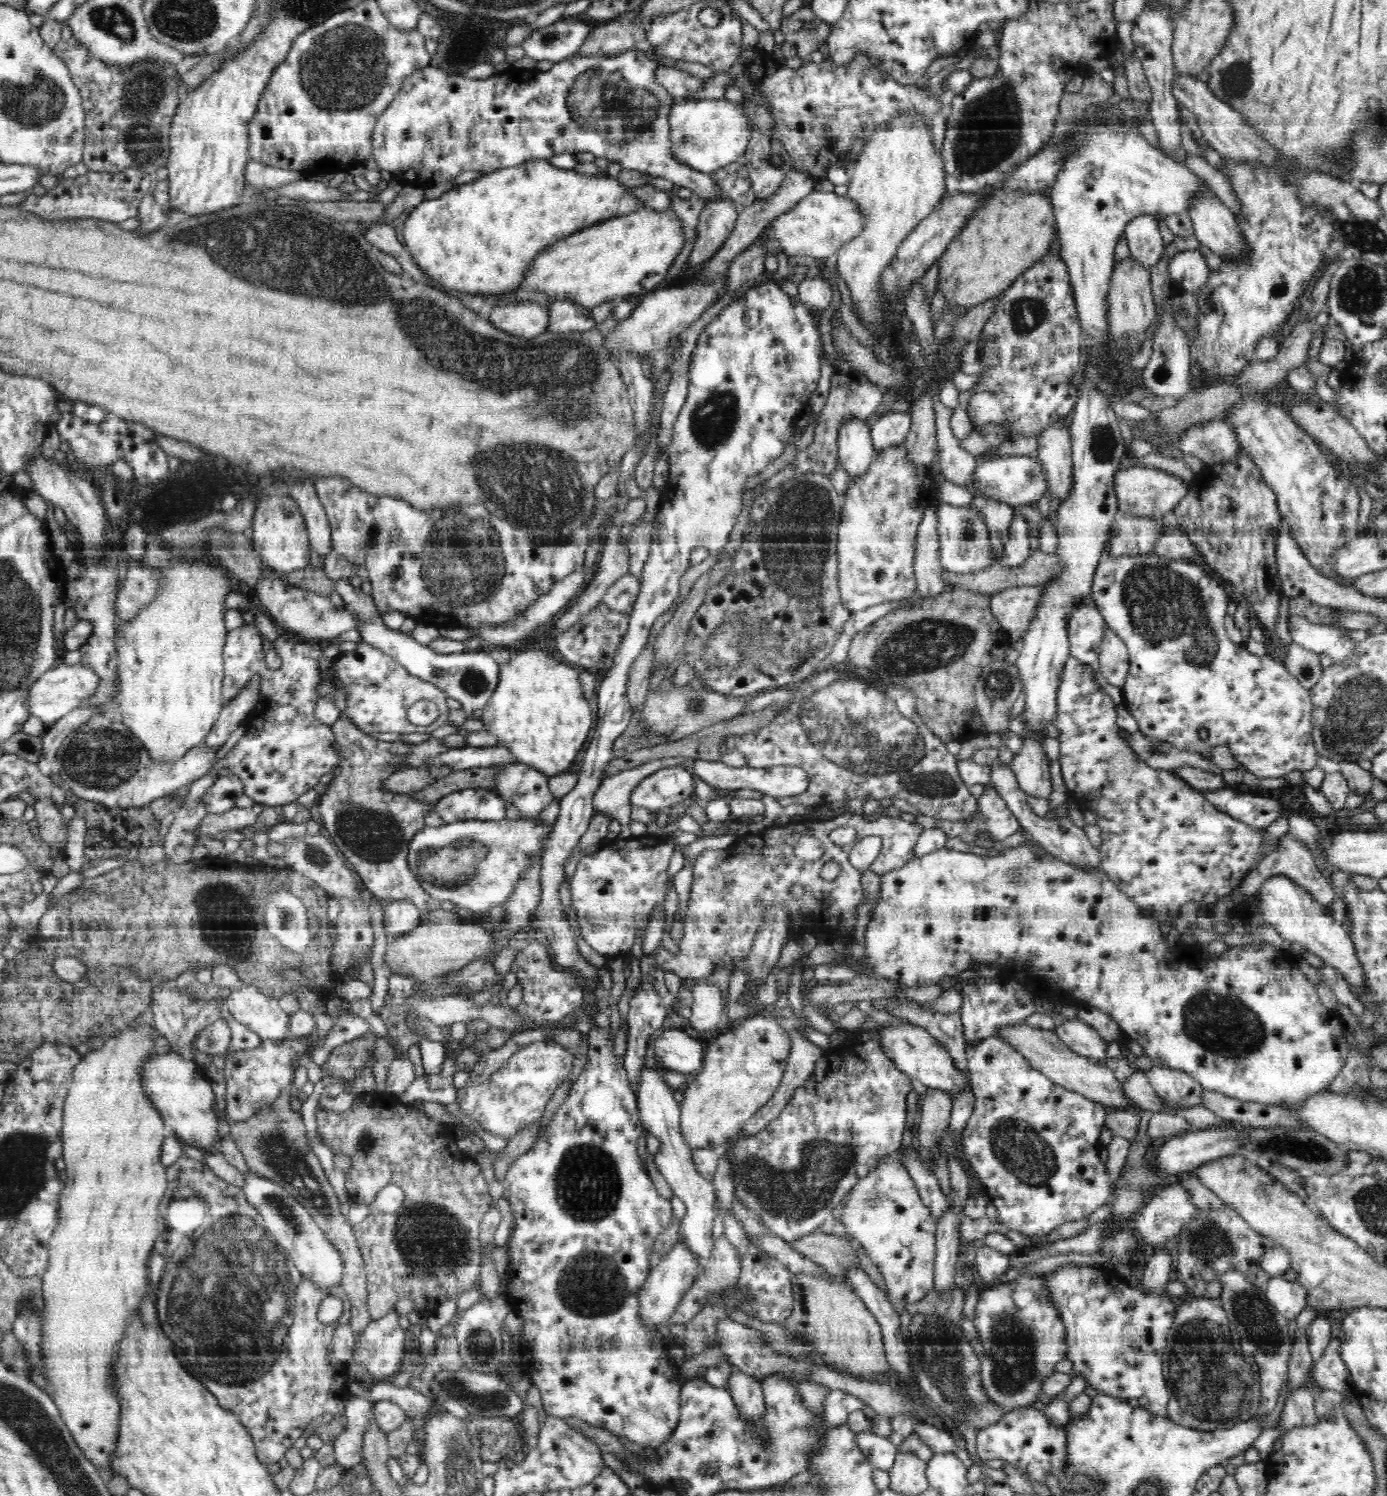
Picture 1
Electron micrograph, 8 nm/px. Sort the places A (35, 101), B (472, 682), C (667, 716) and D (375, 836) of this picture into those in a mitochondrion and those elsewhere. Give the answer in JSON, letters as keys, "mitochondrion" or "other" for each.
{"A":"mitochondrion","B":"mitochondrion","C":"mitochondrion","D":"mitochondrion"}

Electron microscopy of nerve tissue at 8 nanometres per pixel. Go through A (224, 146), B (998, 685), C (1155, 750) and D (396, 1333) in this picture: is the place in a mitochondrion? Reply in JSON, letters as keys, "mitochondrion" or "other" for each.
{"A":"other","B":"mitochondrion","C":"mitochondrion","D":"other"}

